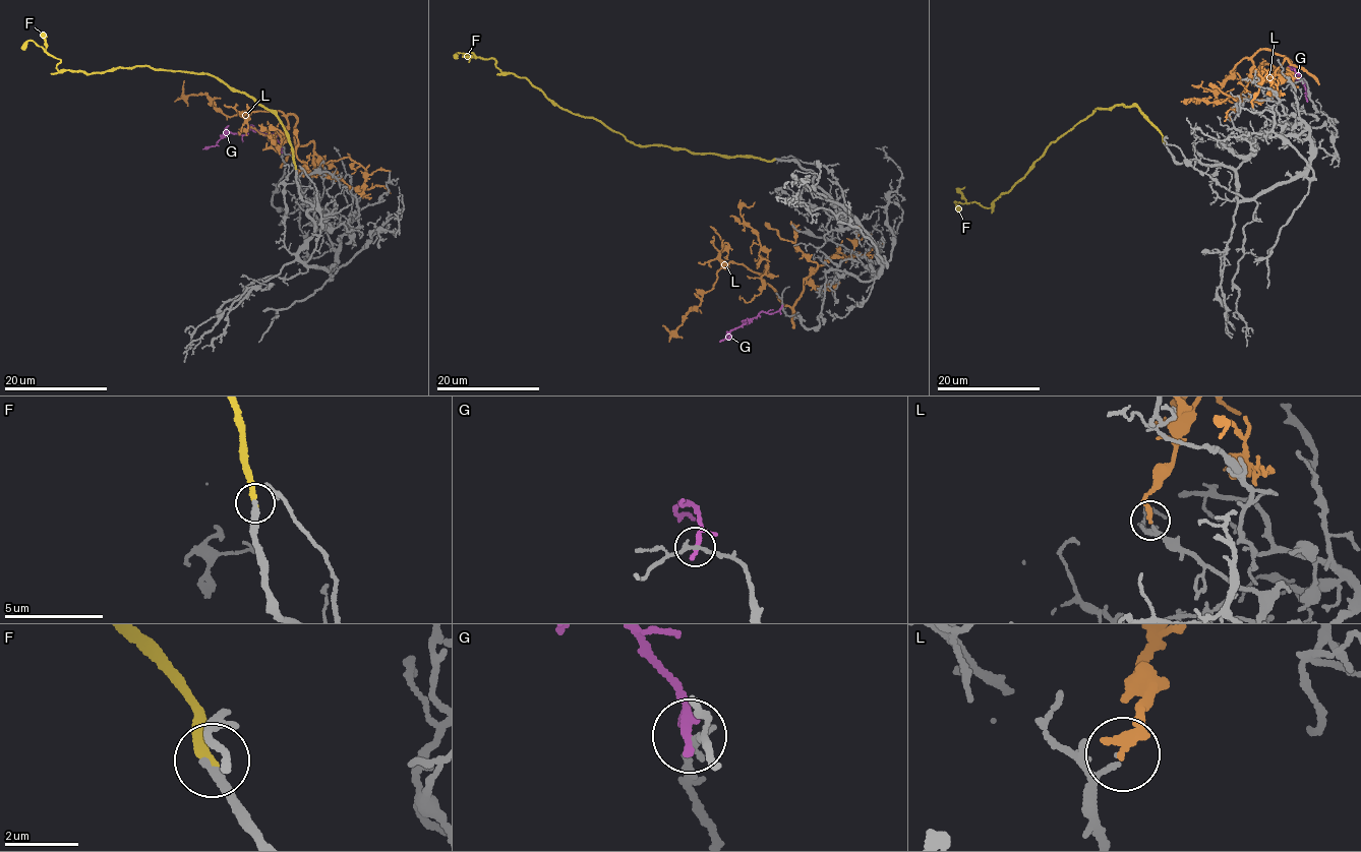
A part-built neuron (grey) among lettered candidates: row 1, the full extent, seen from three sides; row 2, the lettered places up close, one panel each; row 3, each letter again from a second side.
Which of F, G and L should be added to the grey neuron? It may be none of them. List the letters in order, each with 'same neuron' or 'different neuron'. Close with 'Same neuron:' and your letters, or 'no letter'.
F: same neuron
G: different neuron
L: different neuron
Same neuron: F

